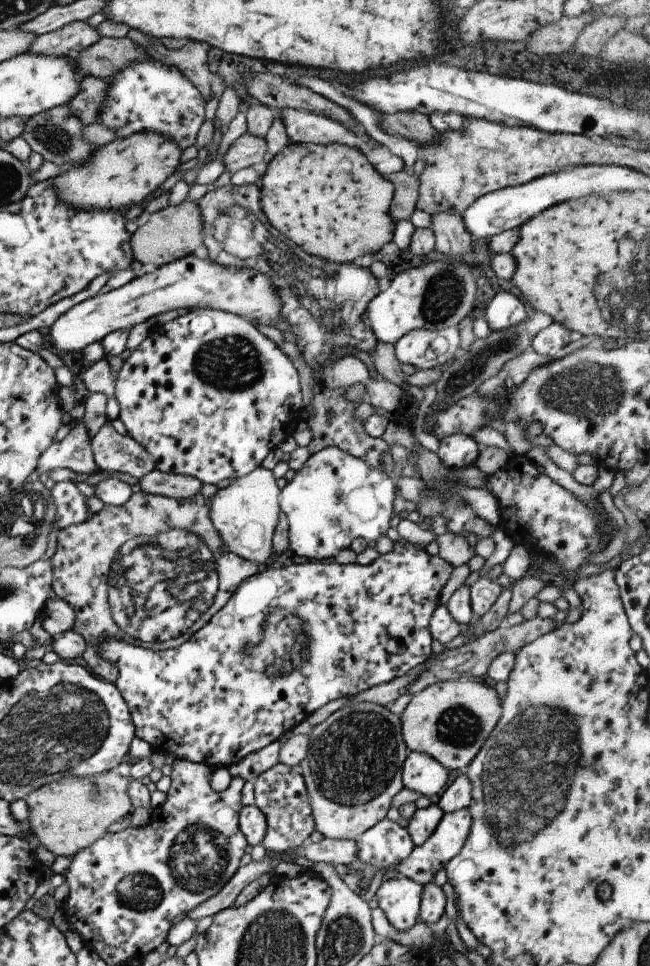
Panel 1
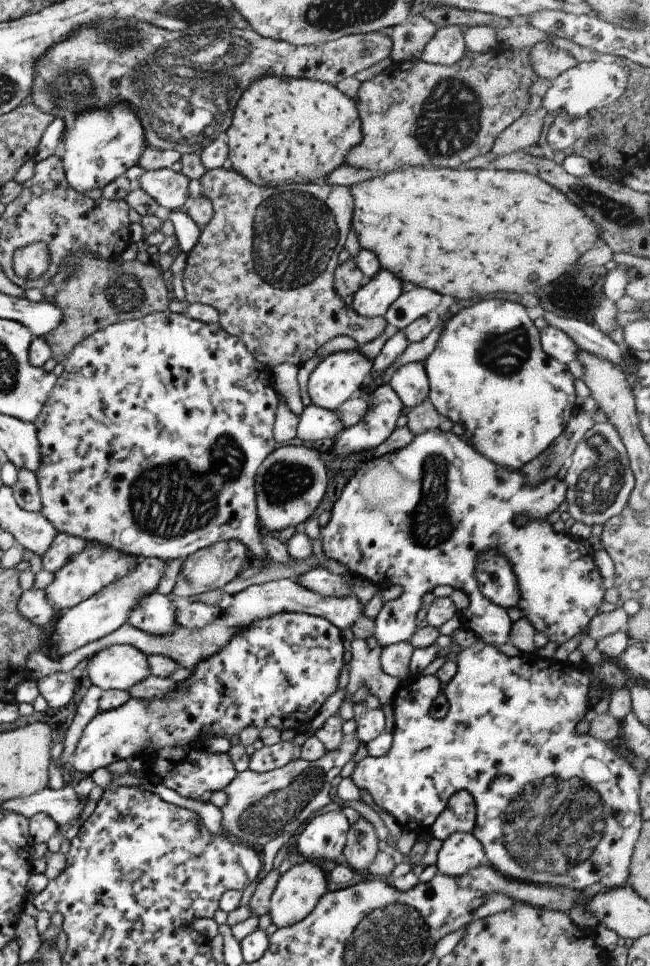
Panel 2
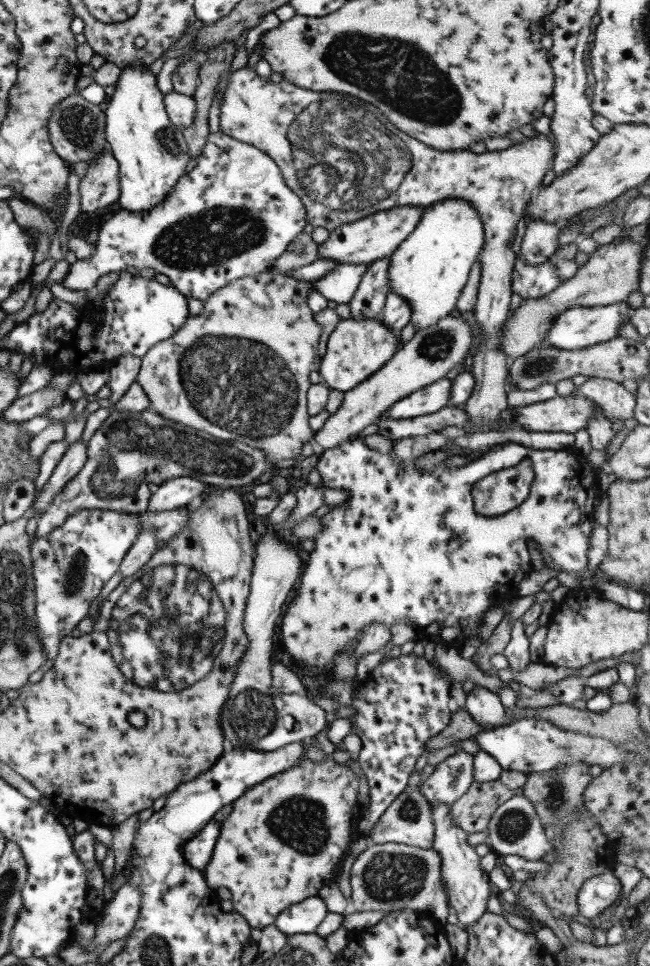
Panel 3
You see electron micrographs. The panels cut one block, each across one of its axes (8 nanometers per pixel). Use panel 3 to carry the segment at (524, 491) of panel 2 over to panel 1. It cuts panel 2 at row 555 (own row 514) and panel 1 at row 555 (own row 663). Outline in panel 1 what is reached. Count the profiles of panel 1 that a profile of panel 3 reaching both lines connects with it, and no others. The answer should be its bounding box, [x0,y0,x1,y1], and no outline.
[278,447,398,560]

